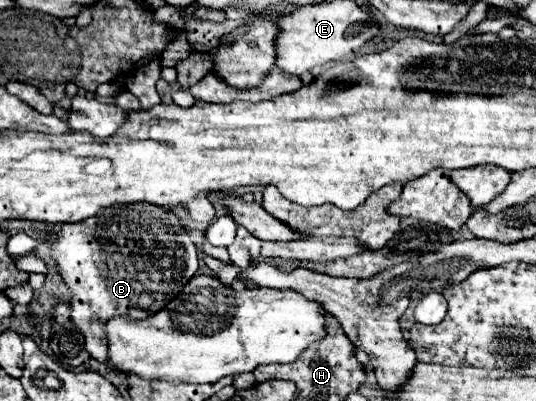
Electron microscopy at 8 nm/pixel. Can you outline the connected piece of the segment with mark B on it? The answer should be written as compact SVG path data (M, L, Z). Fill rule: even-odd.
M127 204L127 206L117 206L117 208L101 208L101 212L97 216L91 216L89 220L81 220L81 222L73 222L73 224L57 224L57 226L37 226L39 232L47 232L47 234L55 234L55 242L51 244L51 258L57 264L59 276L65 282L65 286L71 292L71 322L83 332L85 336L85 348L87 352L99 360L101 364L109 364L107 358L107 340L105 340L105 324L109 322L109 318L113 316L129 316L129 318L149 318L153 312L159 312L165 308L165 304L169 300L173 300L173 296L177 296L177 292L181 292L181 288L195 276L197 272L197 252L195 252L195 244L191 242L189 234L185 232L181 220L177 218L177 214L171 208L157 208L155 204Z

